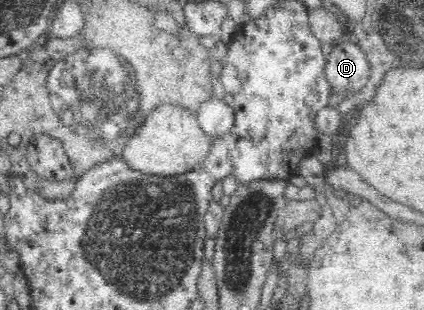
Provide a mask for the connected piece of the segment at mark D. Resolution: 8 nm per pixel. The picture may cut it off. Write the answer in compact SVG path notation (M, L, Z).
M347 36L332 46L332 52L326 57L324 78L329 91L342 89L349 94L366 87L370 79L370 66L365 50Z

